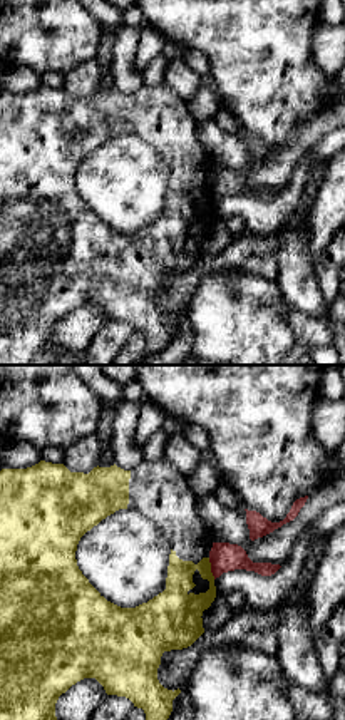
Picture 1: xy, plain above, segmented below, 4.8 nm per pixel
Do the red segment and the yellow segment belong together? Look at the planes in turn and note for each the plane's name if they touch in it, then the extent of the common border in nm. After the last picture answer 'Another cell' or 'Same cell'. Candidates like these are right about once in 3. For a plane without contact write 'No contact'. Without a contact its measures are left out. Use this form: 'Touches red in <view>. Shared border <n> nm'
Touches red in xy. Shared border 110 nm

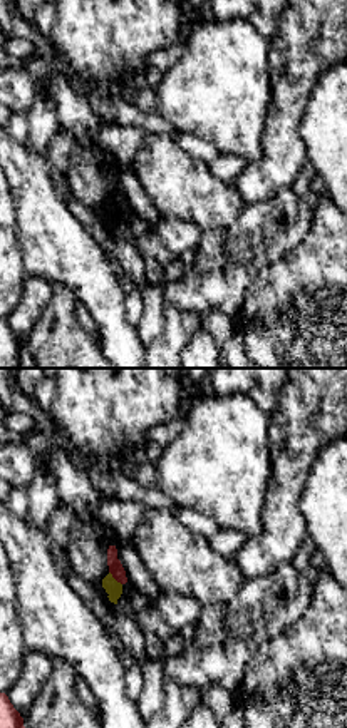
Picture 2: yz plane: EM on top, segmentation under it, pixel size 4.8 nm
Touches red in yz. Shared border 90 nm

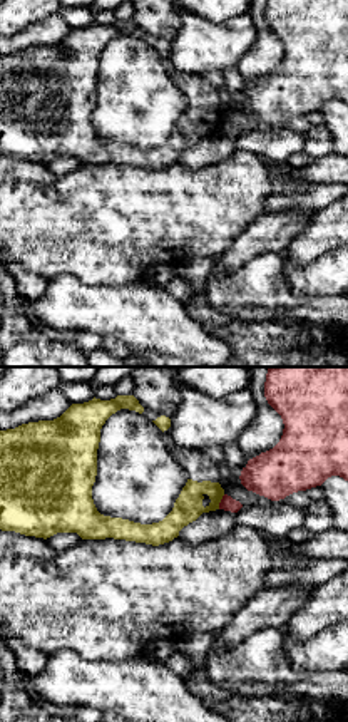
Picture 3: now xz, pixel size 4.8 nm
Touches red in xz. Shared border 80 nm

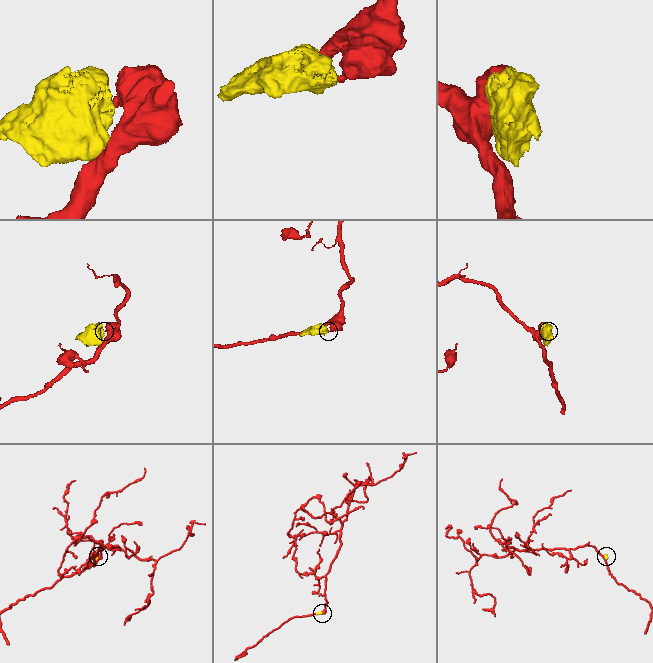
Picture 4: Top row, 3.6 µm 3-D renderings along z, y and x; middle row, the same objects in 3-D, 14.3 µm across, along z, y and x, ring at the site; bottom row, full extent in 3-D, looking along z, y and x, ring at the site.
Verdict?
Another cell

